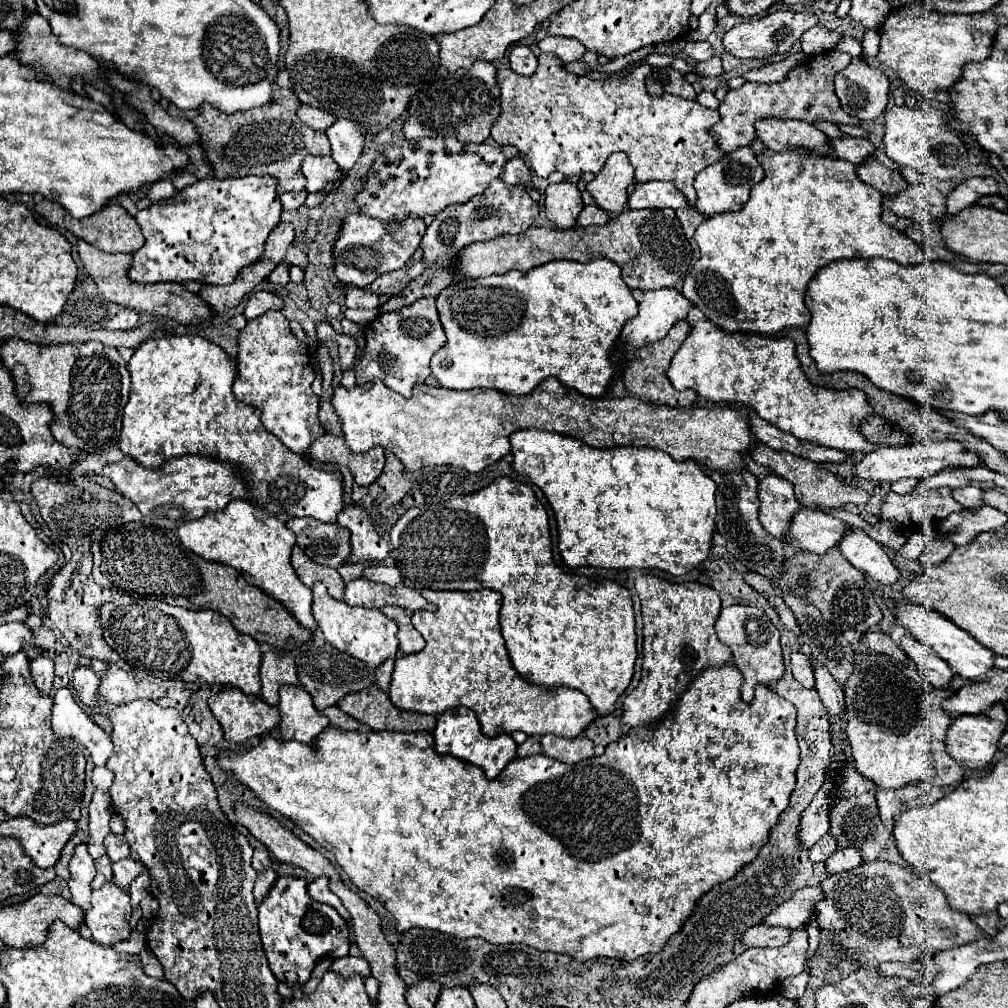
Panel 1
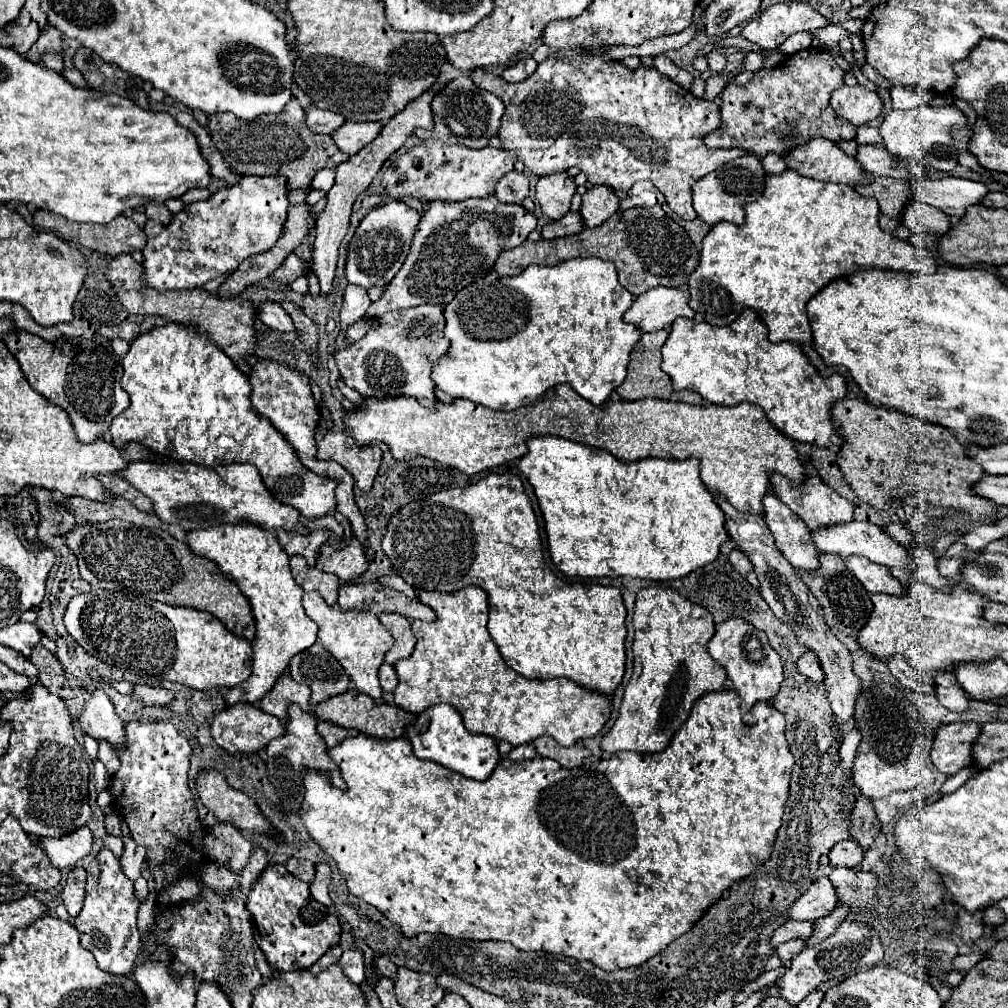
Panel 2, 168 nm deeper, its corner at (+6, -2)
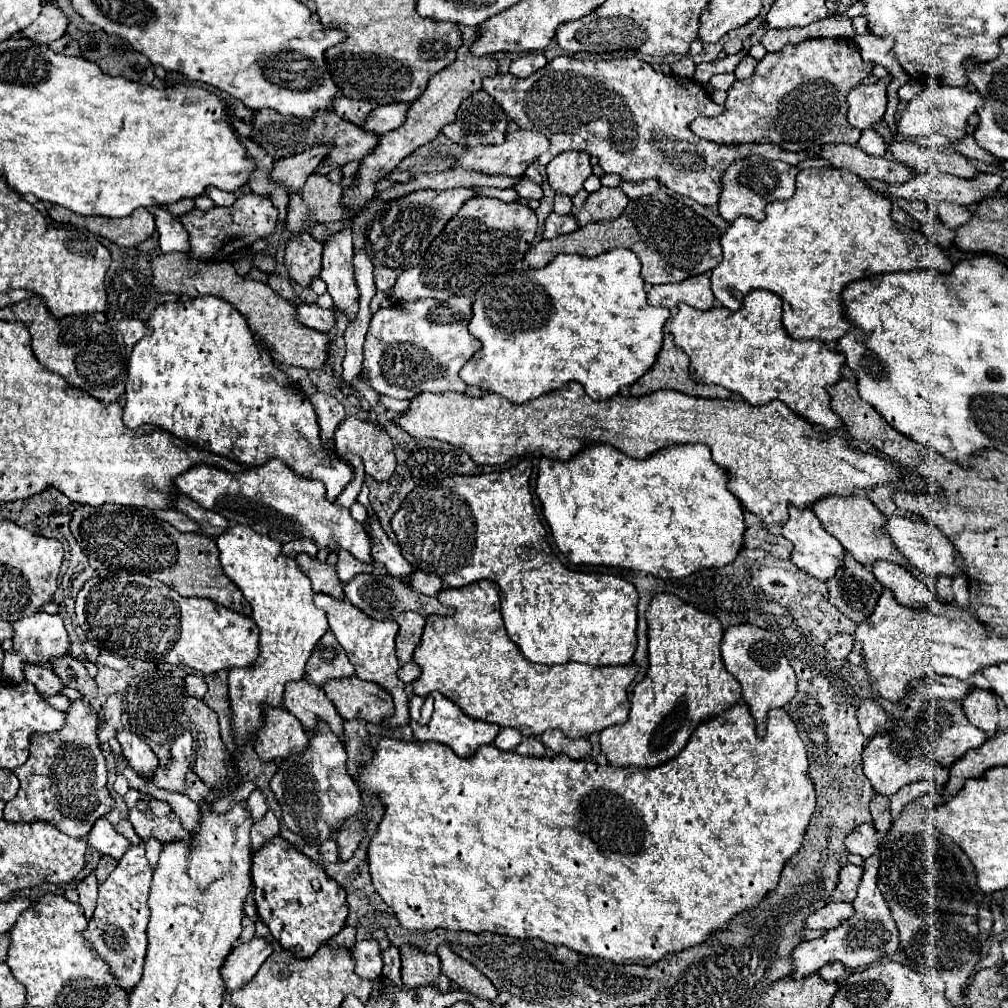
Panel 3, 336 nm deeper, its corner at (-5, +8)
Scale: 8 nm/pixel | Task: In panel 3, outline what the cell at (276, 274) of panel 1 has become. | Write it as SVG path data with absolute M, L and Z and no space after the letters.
M309 233L297 235L285 249L285 265L289 277L301 287L307 287L311 279L319 275L321 251L323 243L313 239Z

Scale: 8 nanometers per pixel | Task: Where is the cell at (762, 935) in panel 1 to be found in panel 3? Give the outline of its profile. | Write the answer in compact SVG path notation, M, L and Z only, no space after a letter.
M829 903L825 905L823 909L811 913L805 921L805 927L807 929L821 929L821 931L827 931L831 927L837 927L841 925L847 917L851 917L853 909L851 909L851 903Z

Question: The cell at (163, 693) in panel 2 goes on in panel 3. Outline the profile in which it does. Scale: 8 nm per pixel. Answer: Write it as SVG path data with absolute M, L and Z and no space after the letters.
M187 675L185 677L185 691L191 695L191 697L203 697L205 691L207 691L207 683L203 681L201 675Z

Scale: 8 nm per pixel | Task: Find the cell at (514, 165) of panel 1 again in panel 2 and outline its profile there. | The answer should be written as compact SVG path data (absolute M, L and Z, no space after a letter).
M510 171L504 179L498 181L496 197L502 203L522 203L528 197L528 177L518 171Z

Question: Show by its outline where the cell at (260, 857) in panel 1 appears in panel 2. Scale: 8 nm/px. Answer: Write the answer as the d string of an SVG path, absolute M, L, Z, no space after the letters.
M220 821L208 829L208 835L204 839L204 849L212 861L222 865L228 863L236 873L240 873L246 867L254 847L244 837L244 833L234 827L234 823Z

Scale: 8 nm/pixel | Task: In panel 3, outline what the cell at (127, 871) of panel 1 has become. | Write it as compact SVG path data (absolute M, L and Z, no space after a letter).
M141 799L137 803L137 807L133 807L129 811L129 821L131 821L135 833L141 837L143 843L147 843L149 839L157 839L161 843L169 843L169 841L191 841L189 839L191 835L181 827L181 823L179 823L179 819L175 815L153 819L145 799Z

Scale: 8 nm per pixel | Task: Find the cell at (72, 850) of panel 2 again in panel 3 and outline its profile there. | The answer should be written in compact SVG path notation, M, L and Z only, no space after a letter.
M105 817L97 819L97 823L93 825L93 829L87 833L85 841L95 851L99 851L103 855L111 855L115 859L121 859L123 853L125 853L125 849L131 847L131 843L127 843L125 837L119 835Z

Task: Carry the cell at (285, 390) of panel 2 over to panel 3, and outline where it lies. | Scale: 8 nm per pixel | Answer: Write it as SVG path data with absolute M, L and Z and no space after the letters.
M369 515L367 517L367 525L365 525L369 539L371 539L371 557L373 561L379 561L387 567L387 571L395 577L401 577L407 583L407 577L411 575L411 565L405 561L405 557L401 555L399 547L393 545L389 541L389 537L385 535L385 531L379 525L377 515Z

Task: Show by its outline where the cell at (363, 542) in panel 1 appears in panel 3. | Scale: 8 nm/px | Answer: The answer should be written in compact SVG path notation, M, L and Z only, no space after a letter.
M339 551L337 553L337 575L339 575L339 579L345 583L345 581L351 581L351 577L355 577L355 575L359 575L359 573L371 573L373 571L373 563L363 563L363 561L359 561L359 559L355 559L355 557L351 557L351 553L347 553L347 551Z

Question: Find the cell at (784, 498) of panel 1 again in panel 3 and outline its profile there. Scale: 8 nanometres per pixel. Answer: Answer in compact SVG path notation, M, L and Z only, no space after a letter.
M789 505L789 519L783 523L783 529L781 529L781 535L793 543L793 551L791 551L791 561L803 569L805 573L813 575L815 579L821 579L821 581L827 581L829 577L835 575L835 571L843 565L843 545L833 537L829 535L821 521L815 517L815 513L805 507L805 509L799 509L795 505Z

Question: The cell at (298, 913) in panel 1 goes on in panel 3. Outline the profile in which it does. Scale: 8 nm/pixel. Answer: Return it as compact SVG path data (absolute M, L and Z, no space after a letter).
M273 837L257 853L253 853L251 879L253 879L255 905L259 909L261 919L267 923L275 941L283 949L291 951L297 959L311 957L321 945L325 945L333 935L337 935L345 927L347 903L345 903L343 887L335 885L335 881L331 881L331 877L327 877L327 873L323 871L321 865L313 863L309 857L299 853L289 841L285 841L281 837Z

